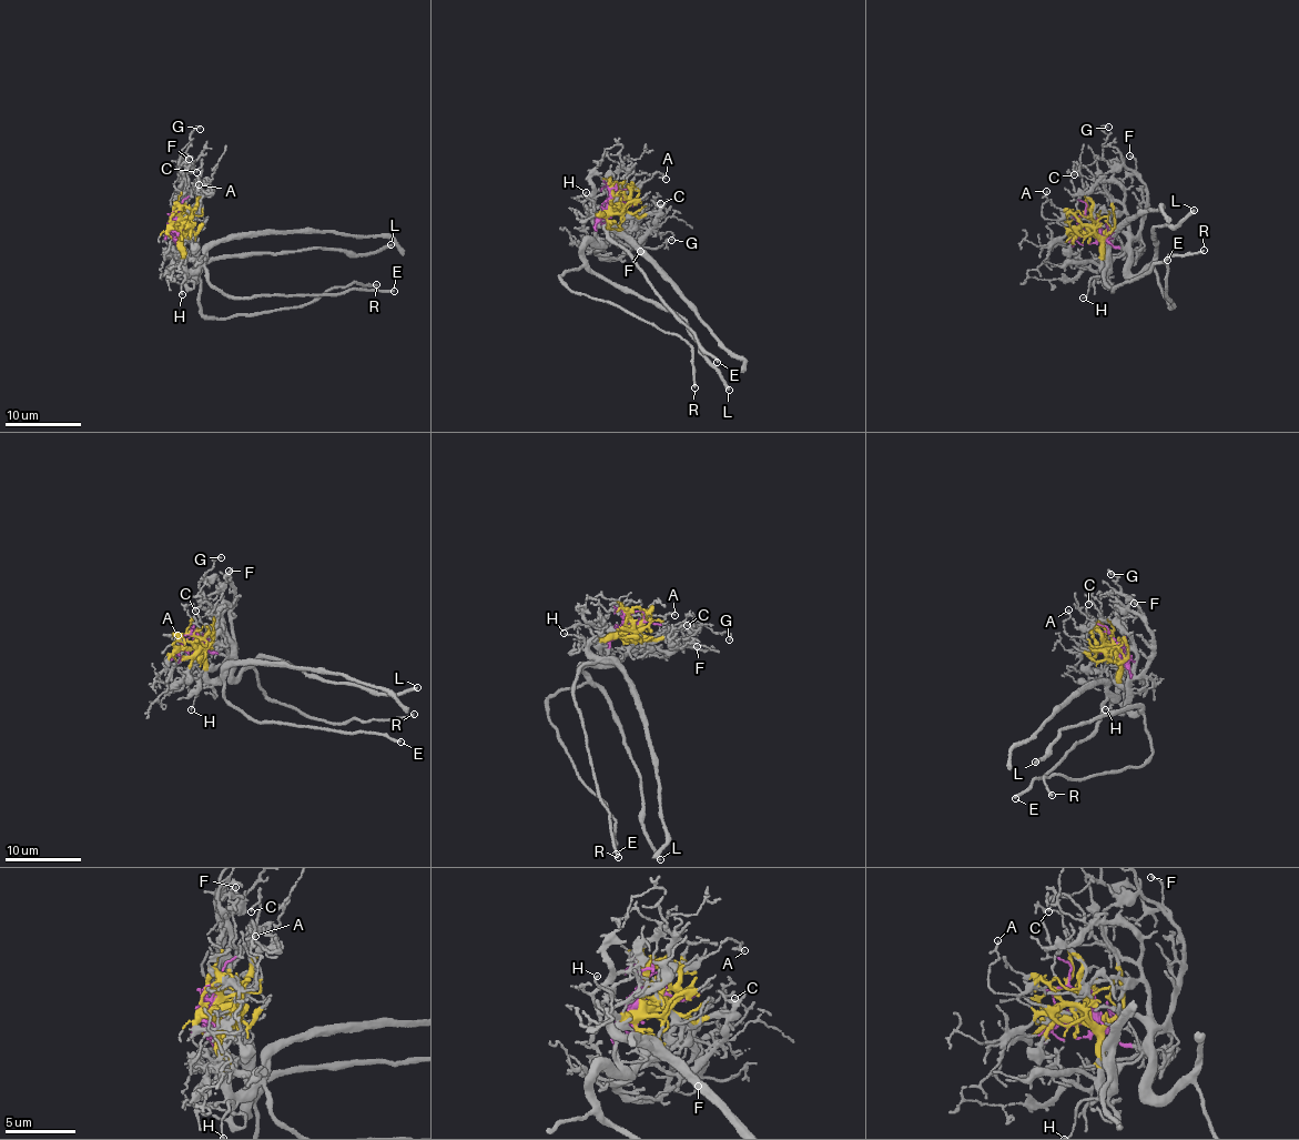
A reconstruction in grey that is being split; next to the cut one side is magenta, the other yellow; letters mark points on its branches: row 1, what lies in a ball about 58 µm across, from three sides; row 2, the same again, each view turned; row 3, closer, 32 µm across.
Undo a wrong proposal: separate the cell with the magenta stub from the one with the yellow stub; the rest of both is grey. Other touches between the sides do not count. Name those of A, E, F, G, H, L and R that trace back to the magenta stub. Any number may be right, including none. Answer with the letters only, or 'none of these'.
F, G, L, R

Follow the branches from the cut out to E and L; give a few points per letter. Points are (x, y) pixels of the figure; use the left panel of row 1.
E: (178, 222), (184, 266), (203, 268), (207, 282), (231, 296), (341, 295), (358, 289), (394, 292)
L: (175, 222), (180, 245), (193, 259), (195, 279), (202, 266), (223, 255), (320, 249), (368, 255), (392, 243)

